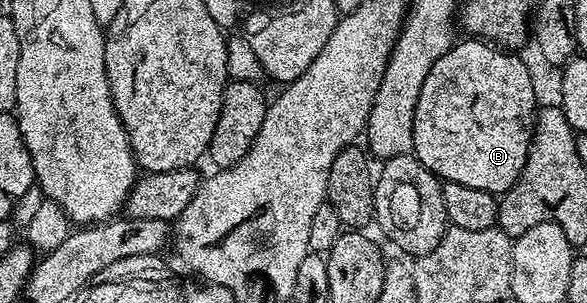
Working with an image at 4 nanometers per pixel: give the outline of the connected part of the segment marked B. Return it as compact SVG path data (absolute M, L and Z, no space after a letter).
M482 39L456 40L433 67L429 67L429 75L425 75L425 83L421 83L421 95L417 95L417 107L413 111L413 143L411 152L423 164L429 172L434 173L440 181L452 181L453 183L465 183L465 187L477 187L477 191L489 191L496 195L502 195L513 187L513 183L521 175L521 171L527 162L531 135L535 124L537 104L533 93L533 85L530 83L529 71L519 55L506 49L496 47L492 42Z

